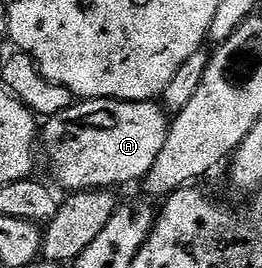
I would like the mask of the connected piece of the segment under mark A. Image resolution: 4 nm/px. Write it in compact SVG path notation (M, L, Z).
M89 98L52 115L42 126L42 150L48 153L52 174L65 186L65 191L117 188L127 182L139 183L154 168L170 125L163 105L151 102L123 102L117 98Z

